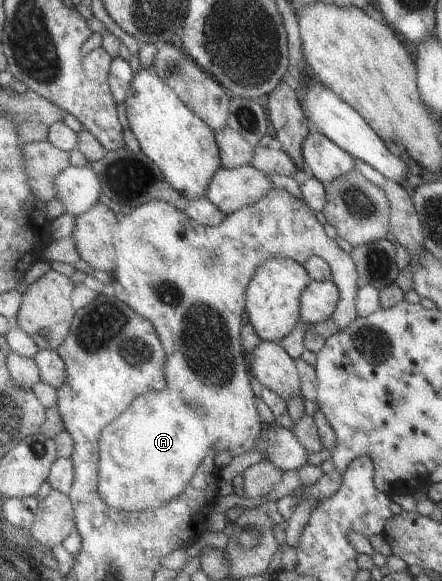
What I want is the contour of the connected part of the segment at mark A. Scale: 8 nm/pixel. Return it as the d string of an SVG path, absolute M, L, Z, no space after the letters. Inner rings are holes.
M272 188L262 198L255 201L253 204L241 207L239 210L229 213L224 221L221 221L215 226L201 226L188 219L187 215L183 214L178 205L172 205L160 200L150 200L134 206L130 213L126 213L122 218L112 226L111 242L113 247L113 273L114 279L118 285L124 289L126 301L124 303L140 314L142 318L147 319L153 326L159 342L161 343L163 352L165 353L165 388L158 391L147 391L146 394L140 394L135 397L110 423L107 423L101 430L97 439L97 450L99 455L98 460L98 479L97 479L97 494L105 504L117 510L133 512L138 510L147 510L148 508L157 508L163 506L167 501L174 499L190 481L190 478L195 474L196 468L203 461L205 456L213 450L214 452L227 450L232 458L240 455L245 451L252 451L255 447L256 438L263 425L258 412L254 406L254 393L250 388L250 377L247 371L246 353L244 353L239 342L239 333L242 327L242 312L245 311L245 287L250 281L254 270L262 262L266 262L270 258L288 258L296 263L302 265L307 261L308 257L316 256L323 259L330 270L330 280L335 283L338 290L338 299L335 303L335 308L330 314L330 319L342 329L347 326L357 316L355 310L354 298L357 293L357 269L352 261L352 258L345 253L334 240L328 238L324 234L322 225L314 218L312 210L303 202L302 198L290 195L284 189Z

